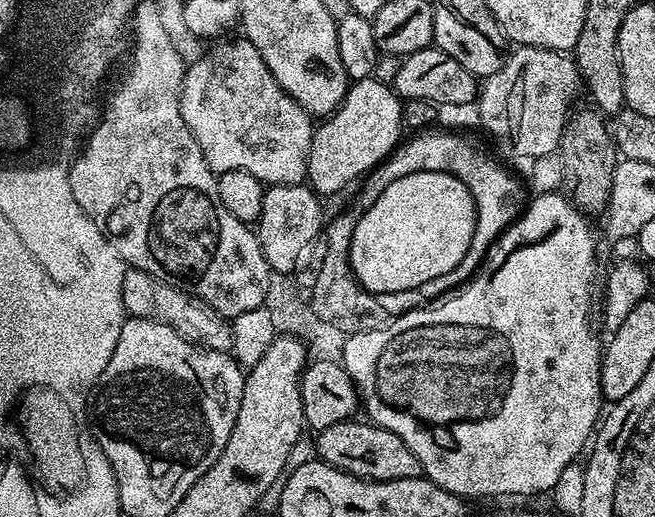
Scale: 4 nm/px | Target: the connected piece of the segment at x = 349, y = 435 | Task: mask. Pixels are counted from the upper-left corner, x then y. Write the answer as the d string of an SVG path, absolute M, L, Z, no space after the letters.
M349 418L334 426L326 426L326 430L315 437L315 455L330 466L363 480L397 480L421 475L418 458L414 458L410 446L406 446L398 434L371 422L359 424L358 421Z

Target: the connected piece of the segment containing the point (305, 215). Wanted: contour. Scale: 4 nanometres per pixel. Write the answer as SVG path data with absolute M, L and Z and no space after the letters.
M275 184L265 189L256 233L263 247L263 256L273 273L292 271L314 238L321 235L326 220L322 216L321 204L319 196L306 184Z

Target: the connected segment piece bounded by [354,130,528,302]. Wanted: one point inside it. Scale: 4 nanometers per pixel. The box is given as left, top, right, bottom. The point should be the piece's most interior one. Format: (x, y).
(499, 198)

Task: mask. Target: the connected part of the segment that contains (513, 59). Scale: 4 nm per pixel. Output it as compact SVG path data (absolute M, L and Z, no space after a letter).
M527 46L517 47L515 51L505 59L502 70L487 77L479 85L480 124L496 139L497 146L506 155L542 158L559 149L564 126L574 108L572 103L575 102L576 95L582 92L580 71L576 69L575 59L562 52L555 52L549 48L529 48Z

